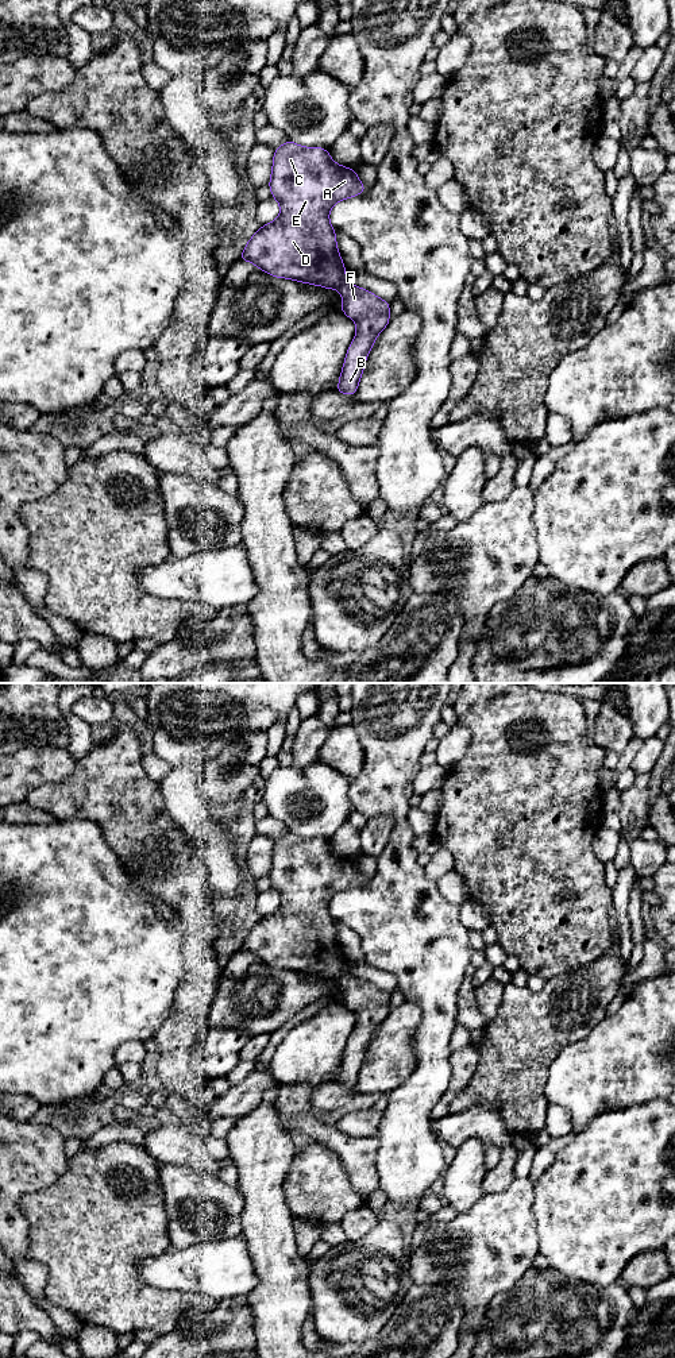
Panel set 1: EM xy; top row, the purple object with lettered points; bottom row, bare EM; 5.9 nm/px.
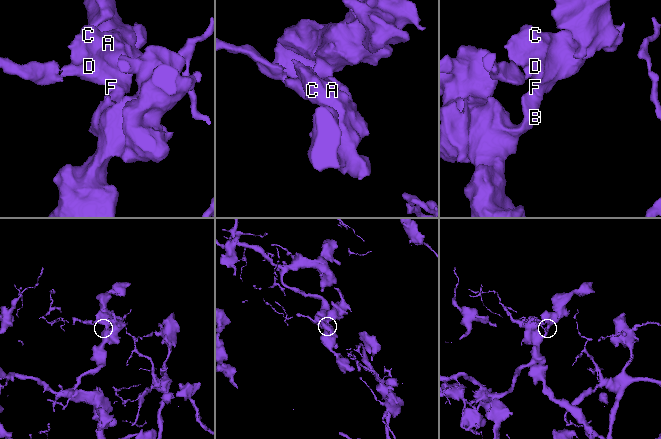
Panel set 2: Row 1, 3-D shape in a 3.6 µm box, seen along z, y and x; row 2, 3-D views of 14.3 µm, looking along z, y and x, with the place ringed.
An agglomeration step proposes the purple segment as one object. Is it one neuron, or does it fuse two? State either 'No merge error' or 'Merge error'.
No merge error

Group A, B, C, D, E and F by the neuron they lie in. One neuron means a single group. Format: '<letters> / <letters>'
A B C D E F

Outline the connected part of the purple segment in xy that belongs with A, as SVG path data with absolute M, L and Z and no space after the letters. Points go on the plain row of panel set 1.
M289 830L274 841L271 869L267 876L271 888L279 894L281 904L252 926L239 950L254 954L271 968L338 980L342 984L340 1000L356 1014L356 1027L346 1045L335 1081L355 1087L366 1049L378 1025L390 1012L390 994L346 971L346 957L338 942L335 919L331 917L328 906L336 894L359 887L367 879L359 872L356 861L335 854L327 840L301 838Z

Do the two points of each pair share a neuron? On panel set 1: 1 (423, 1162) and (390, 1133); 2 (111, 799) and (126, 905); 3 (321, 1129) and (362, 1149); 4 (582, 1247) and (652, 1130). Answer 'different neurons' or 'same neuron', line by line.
1: same neuron
2: different neurons
3: same neuron
4: same neuron

